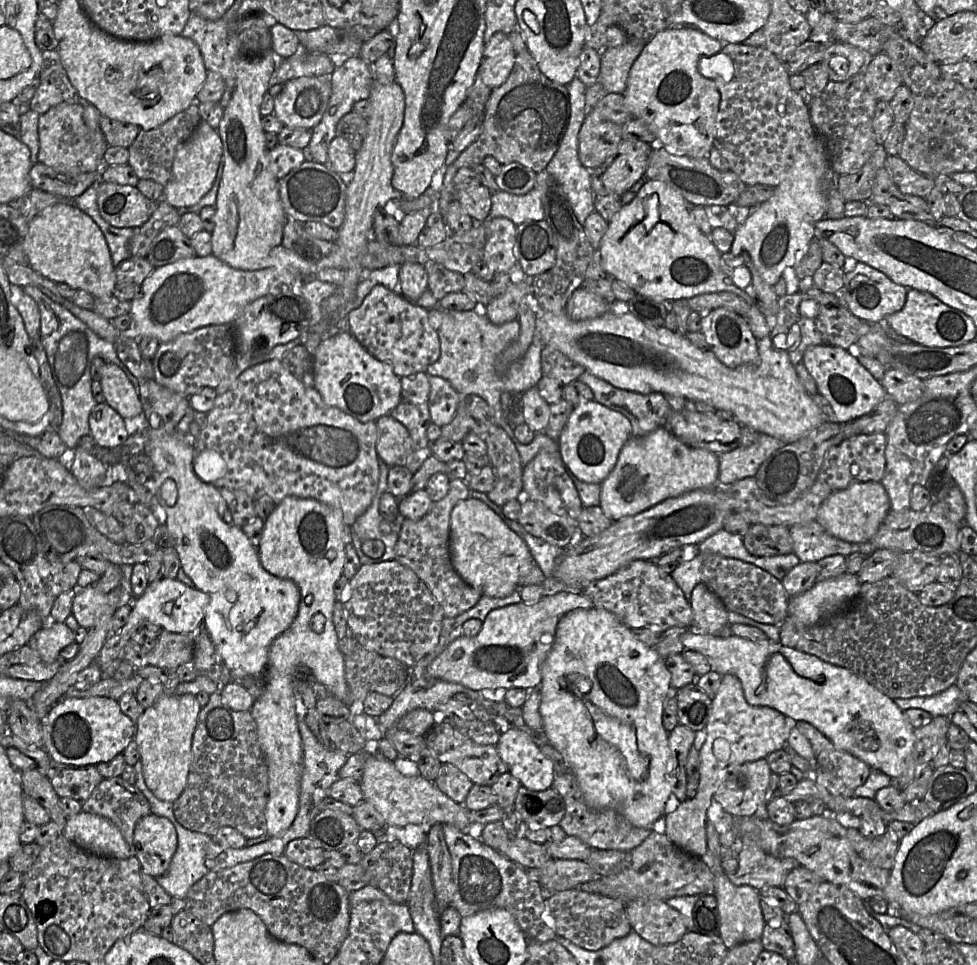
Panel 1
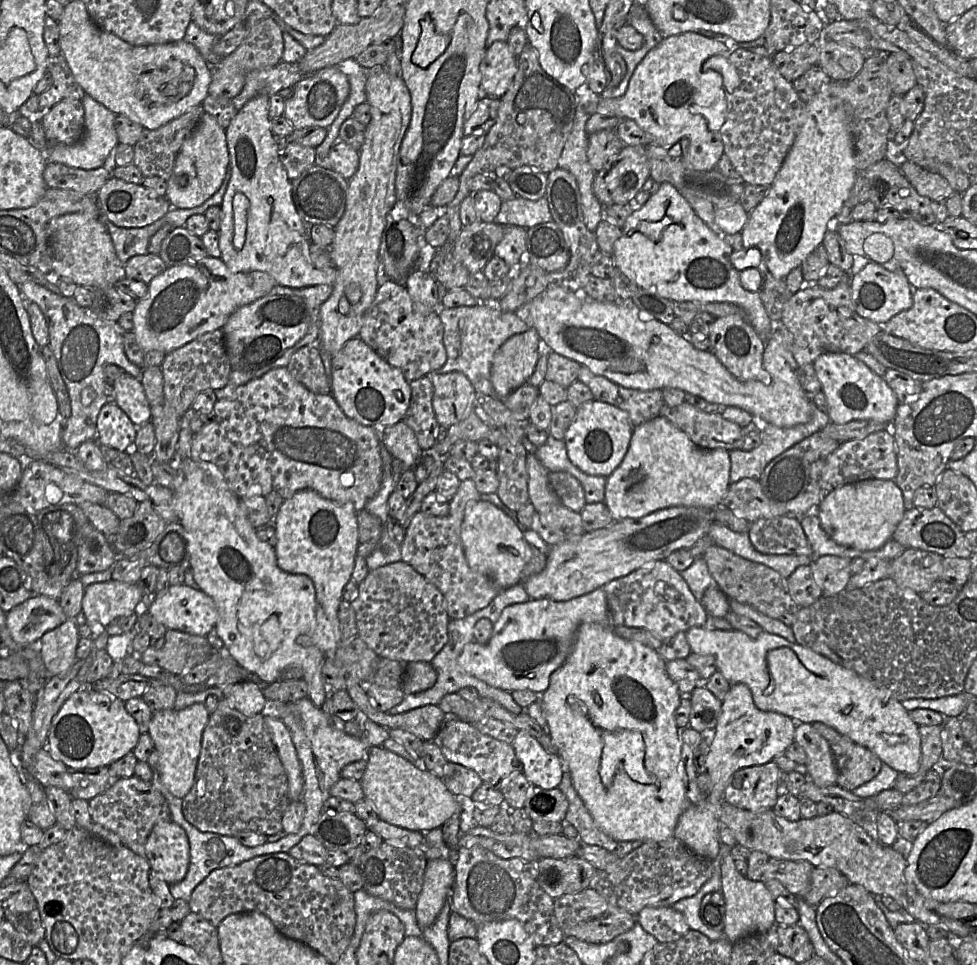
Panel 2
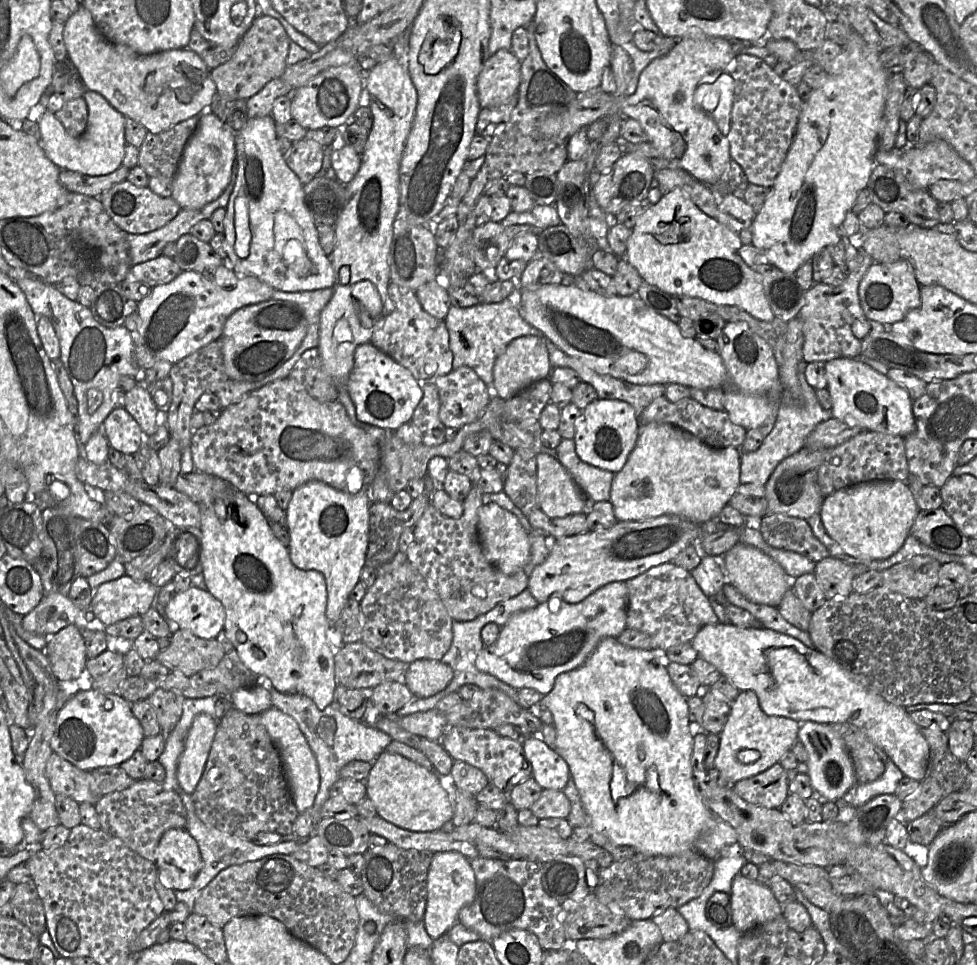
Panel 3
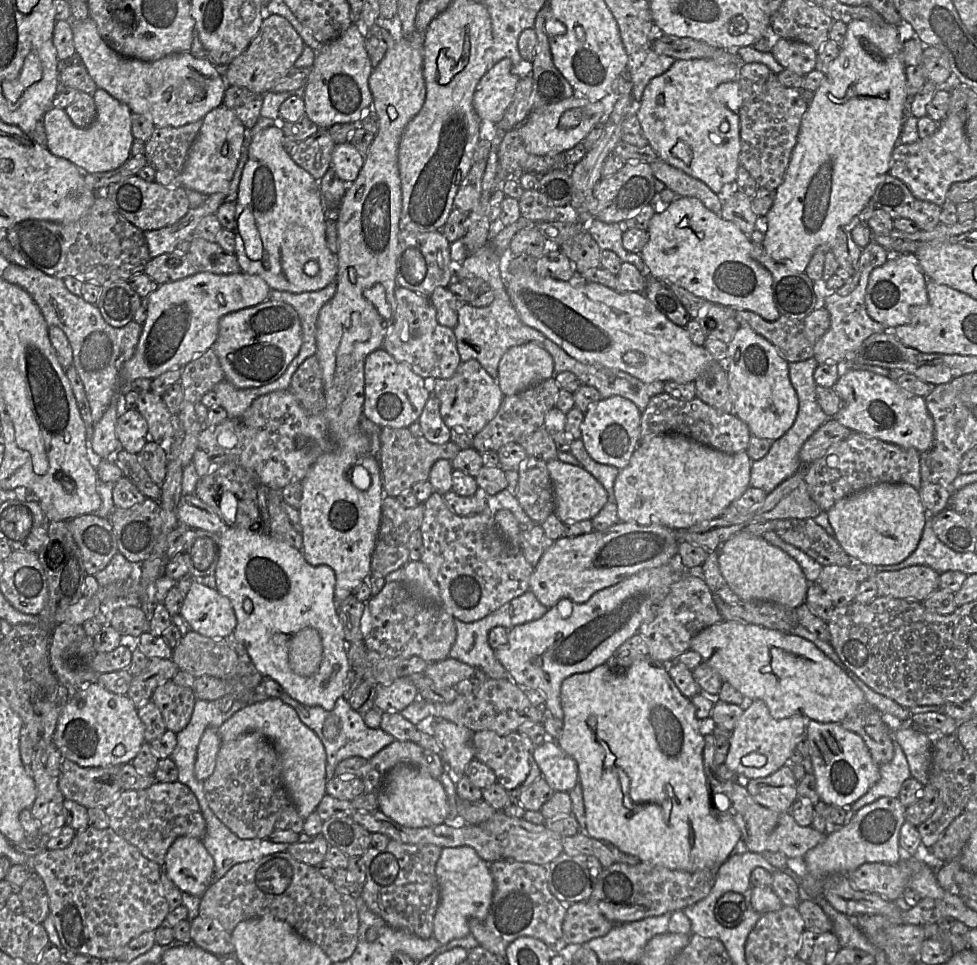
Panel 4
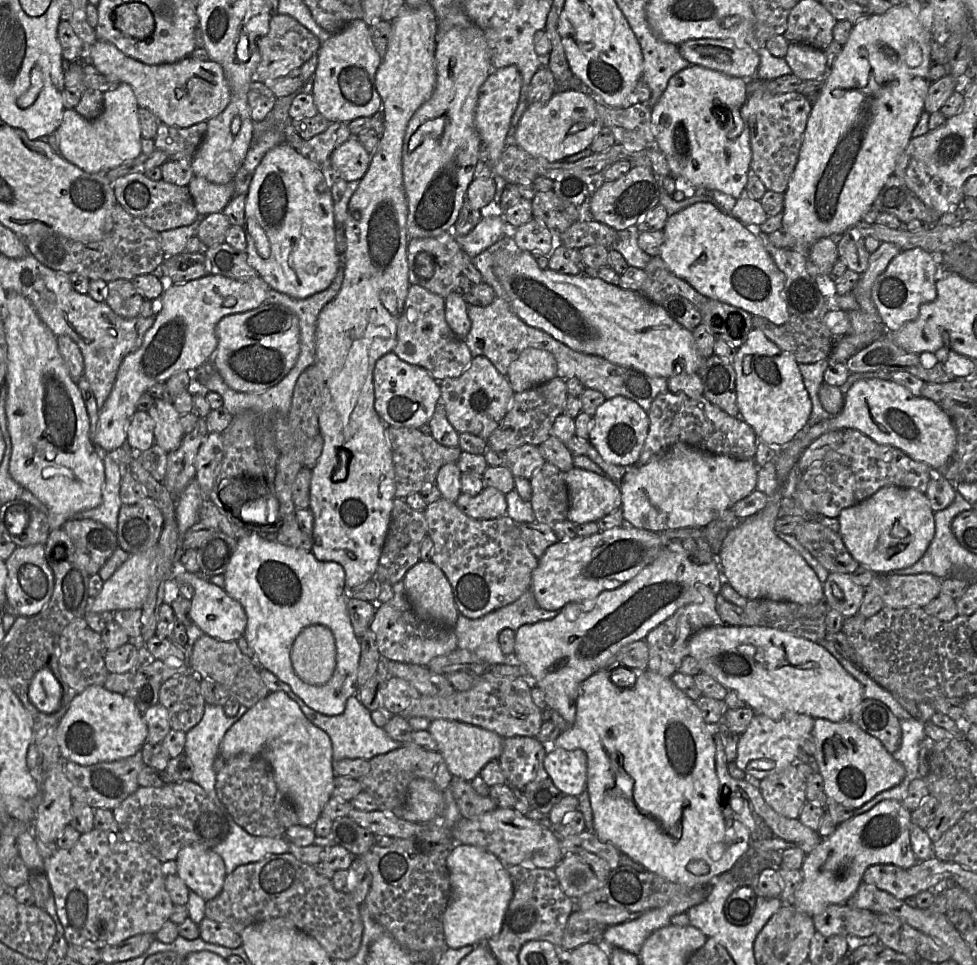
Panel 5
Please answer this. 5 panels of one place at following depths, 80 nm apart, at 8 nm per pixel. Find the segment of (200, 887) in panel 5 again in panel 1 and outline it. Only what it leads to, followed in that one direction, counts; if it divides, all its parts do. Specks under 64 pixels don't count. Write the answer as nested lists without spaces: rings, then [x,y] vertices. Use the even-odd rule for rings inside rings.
[[[150,813],[136,823],[132,855],[138,858],[142,871],[148,875],[156,878],[163,875],[177,846],[177,831],[167,818]]]

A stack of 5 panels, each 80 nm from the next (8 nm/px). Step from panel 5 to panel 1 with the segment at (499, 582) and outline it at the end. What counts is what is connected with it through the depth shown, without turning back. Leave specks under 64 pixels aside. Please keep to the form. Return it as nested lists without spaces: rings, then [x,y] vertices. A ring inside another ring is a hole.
[[[451,478],[445,497],[432,503],[428,512],[419,519],[404,519],[397,543],[395,560],[411,569],[424,582],[444,611],[445,617],[455,617],[474,607],[482,594],[467,584],[456,572],[450,555],[450,516],[454,506],[470,497],[465,480]]]

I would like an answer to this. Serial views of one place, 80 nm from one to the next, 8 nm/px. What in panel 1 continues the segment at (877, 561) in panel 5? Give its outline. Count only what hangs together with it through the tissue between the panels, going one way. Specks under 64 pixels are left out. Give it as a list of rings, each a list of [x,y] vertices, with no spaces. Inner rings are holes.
[[[879,481],[857,482],[833,491],[818,509],[816,520],[832,536],[851,543],[869,542],[890,511],[890,501]]]

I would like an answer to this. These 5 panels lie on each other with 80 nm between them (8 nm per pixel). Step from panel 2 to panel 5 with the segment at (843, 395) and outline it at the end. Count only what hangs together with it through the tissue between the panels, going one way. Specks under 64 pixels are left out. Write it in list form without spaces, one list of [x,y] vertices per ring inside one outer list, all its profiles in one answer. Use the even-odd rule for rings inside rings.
[[[878,378],[860,379],[844,394],[844,406],[835,416],[811,427],[805,427],[784,447],[777,449],[776,471],[779,487],[786,478],[802,451],[816,438],[830,431],[855,429],[880,444],[894,446],[914,460],[927,464],[932,469],[944,465],[956,446],[956,430],[951,417],[934,401],[913,395],[906,387],[893,380]]]

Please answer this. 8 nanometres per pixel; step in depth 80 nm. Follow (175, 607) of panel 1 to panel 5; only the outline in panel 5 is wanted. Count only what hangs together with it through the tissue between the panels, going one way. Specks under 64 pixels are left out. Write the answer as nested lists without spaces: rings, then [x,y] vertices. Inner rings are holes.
[[[173,562],[172,572],[179,577],[179,585],[189,583],[194,588],[194,596],[190,600],[190,617],[204,634],[221,641],[236,641],[243,636],[247,615],[237,600],[230,597],[223,588],[187,572],[179,562]]]

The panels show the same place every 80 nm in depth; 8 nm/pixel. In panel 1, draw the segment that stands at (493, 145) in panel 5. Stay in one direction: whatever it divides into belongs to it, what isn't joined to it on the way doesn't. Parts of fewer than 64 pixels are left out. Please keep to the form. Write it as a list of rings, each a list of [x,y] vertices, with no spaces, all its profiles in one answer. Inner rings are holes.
[[[502,32],[494,33],[484,45],[479,77],[490,89],[501,86],[511,73],[515,57],[509,36]]]

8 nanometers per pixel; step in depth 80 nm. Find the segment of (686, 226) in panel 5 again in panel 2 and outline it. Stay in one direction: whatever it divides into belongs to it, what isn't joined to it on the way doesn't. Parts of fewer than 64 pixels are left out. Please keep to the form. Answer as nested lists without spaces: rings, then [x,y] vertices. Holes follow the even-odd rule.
[[[663,182],[647,202],[627,218],[611,256],[615,267],[639,288],[654,290],[676,302],[736,304],[744,311],[753,329],[759,335],[769,337],[775,323],[767,315],[759,294],[742,286],[740,272],[730,261],[733,251],[721,233],[707,226],[674,186]]]

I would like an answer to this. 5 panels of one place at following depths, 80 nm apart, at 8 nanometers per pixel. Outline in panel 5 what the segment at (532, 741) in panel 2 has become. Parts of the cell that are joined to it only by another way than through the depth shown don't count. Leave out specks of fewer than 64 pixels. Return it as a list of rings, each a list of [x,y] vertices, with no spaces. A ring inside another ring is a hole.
[[[550,747],[544,768],[554,785],[564,794],[579,796],[587,783],[587,760],[582,750]]]

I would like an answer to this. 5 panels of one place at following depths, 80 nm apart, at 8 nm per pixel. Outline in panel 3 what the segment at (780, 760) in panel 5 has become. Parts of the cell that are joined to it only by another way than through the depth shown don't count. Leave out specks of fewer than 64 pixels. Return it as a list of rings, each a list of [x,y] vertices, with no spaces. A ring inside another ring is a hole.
[[[740,691],[731,703],[729,718],[719,734],[720,745],[714,760],[714,768],[719,770],[730,784],[764,772],[774,764],[779,763],[782,756],[790,751],[794,743],[798,741],[798,731],[802,723],[788,717],[767,715],[761,709],[757,695],[753,691]]]

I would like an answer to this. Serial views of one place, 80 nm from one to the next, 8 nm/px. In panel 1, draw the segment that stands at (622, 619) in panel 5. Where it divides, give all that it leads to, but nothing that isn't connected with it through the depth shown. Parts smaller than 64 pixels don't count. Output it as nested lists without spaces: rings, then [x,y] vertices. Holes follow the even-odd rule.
[[[563,591],[545,596],[537,602],[520,602],[496,608],[488,613],[480,632],[474,637],[460,636],[450,643],[427,667],[430,677],[454,682],[473,690],[508,690],[523,688],[531,690],[541,684],[541,666],[552,649],[559,620],[575,609],[595,607],[590,598],[578,591]]]

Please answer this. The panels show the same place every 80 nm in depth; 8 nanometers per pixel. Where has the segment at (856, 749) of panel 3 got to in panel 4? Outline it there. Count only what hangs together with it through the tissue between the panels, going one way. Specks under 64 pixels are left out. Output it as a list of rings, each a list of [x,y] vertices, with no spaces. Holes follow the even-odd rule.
[[[868,702],[860,705],[841,726],[862,737],[873,761],[879,766],[887,764],[894,755],[893,730],[883,718],[883,713]]]

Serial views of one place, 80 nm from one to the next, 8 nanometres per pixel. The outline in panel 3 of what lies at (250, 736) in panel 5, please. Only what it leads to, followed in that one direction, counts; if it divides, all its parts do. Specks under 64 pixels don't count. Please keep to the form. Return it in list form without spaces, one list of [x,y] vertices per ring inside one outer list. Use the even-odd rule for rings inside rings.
[[[271,706],[259,714],[261,723],[278,749],[283,762],[283,772],[287,781],[293,802],[299,813],[312,808],[319,791],[320,775],[316,757],[311,750],[297,722],[289,715]]]

